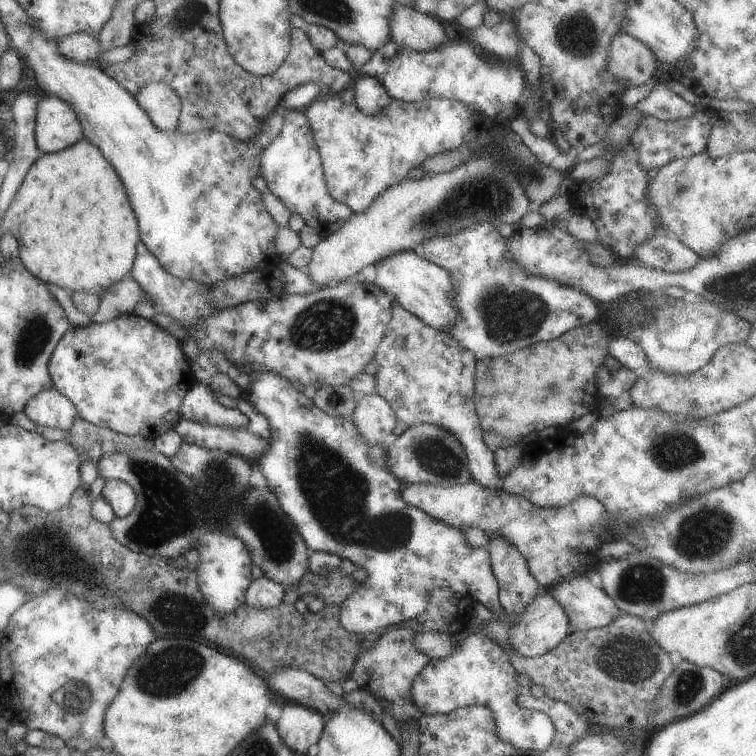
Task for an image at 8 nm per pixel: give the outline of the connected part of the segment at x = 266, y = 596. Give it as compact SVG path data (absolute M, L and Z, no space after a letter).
M266 576L253 579L245 592L245 604L257 609L274 608L282 602L285 589L284 585L275 583Z

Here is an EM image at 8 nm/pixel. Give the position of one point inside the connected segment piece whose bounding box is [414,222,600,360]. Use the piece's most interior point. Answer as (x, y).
(502, 309)

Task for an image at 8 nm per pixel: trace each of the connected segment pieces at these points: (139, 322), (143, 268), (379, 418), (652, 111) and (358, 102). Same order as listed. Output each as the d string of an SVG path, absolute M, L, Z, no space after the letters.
M136 314L117 316L105 323L90 322L68 329L50 357L48 372L53 387L74 404L80 419L117 433L154 440L182 418L182 401L198 381L181 345L172 333L150 319Z
M142 241L137 244L136 258L130 269L130 276L146 290L150 299L155 300L156 310L171 316L186 328L193 325L196 319L206 318L212 311L218 310L213 308L207 297L209 286L200 284L195 280L181 279L166 272Z
M378 393L362 395L350 416L368 444L384 444L398 422L388 401Z
M659 80L654 84L650 95L633 106L642 115L652 115L657 119L672 120L695 115L699 108L679 97Z
M363 75L353 88L353 103L366 116L378 115L383 108L392 102L392 97L385 90L385 86L371 76Z

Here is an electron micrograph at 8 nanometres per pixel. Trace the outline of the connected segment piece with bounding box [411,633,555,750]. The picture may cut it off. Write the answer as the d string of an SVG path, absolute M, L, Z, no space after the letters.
M476 633L460 637L460 644L453 655L432 659L416 676L411 686L411 695L417 708L427 715L443 715L454 709L479 704L490 708L495 714L498 736L508 744L521 749L545 749L555 735L553 720L540 711L529 711L518 706L517 697L522 687L518 684L519 672L512 666L508 655L496 641Z

